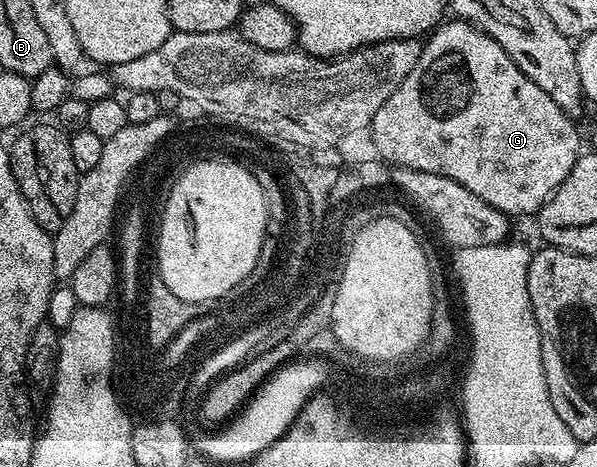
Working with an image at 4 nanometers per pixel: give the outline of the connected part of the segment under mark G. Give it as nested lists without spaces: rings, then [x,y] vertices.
[[[451,18],[426,37],[417,66],[413,66],[405,82],[389,94],[385,106],[377,110],[369,135],[380,152],[378,155],[388,165],[453,178],[453,182],[461,182],[465,190],[477,194],[477,198],[489,202],[489,206],[501,210],[508,218],[516,218],[534,217],[557,186],[569,178],[569,170],[573,170],[581,155],[575,124],[576,121],[566,116],[561,106],[526,76],[489,34],[465,20]]]

